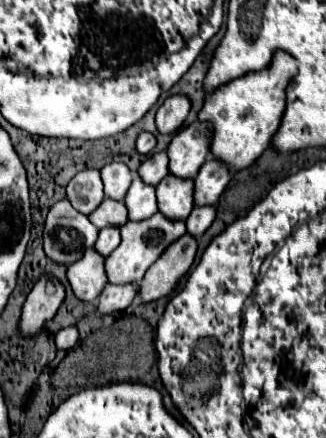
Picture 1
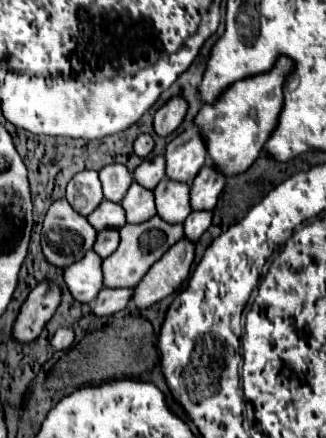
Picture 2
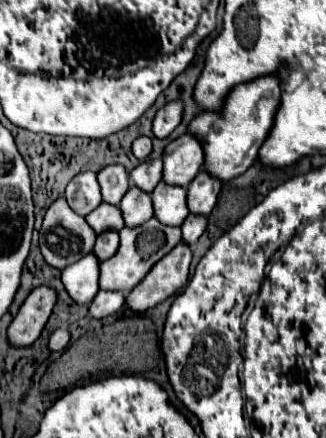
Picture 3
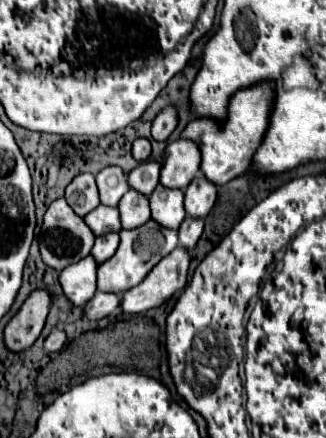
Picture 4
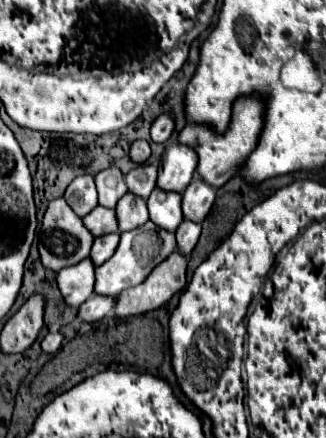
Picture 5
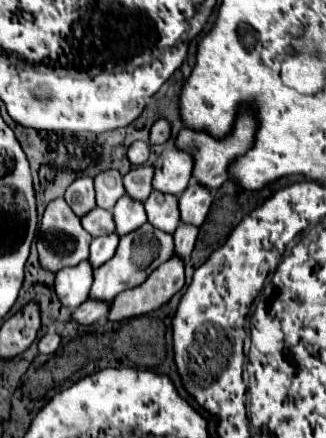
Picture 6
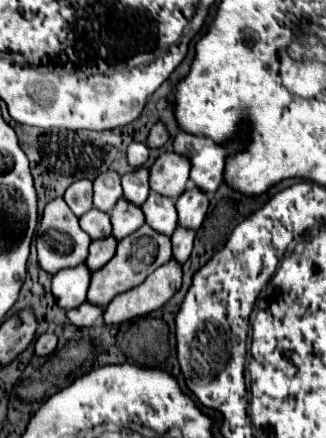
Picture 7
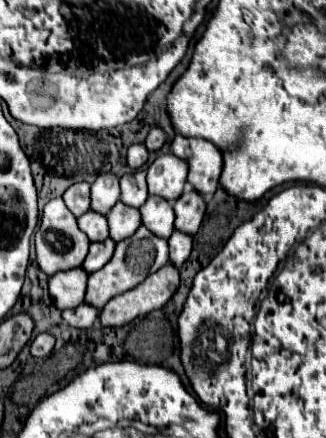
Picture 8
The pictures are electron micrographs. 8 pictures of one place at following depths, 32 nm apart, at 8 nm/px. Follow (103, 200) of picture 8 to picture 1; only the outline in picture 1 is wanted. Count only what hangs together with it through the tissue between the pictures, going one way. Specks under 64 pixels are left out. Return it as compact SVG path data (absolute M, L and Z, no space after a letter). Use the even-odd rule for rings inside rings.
M112 162L100 170L102 182L104 182L104 194L112 200L124 200L130 184L132 184L132 172L126 164Z

